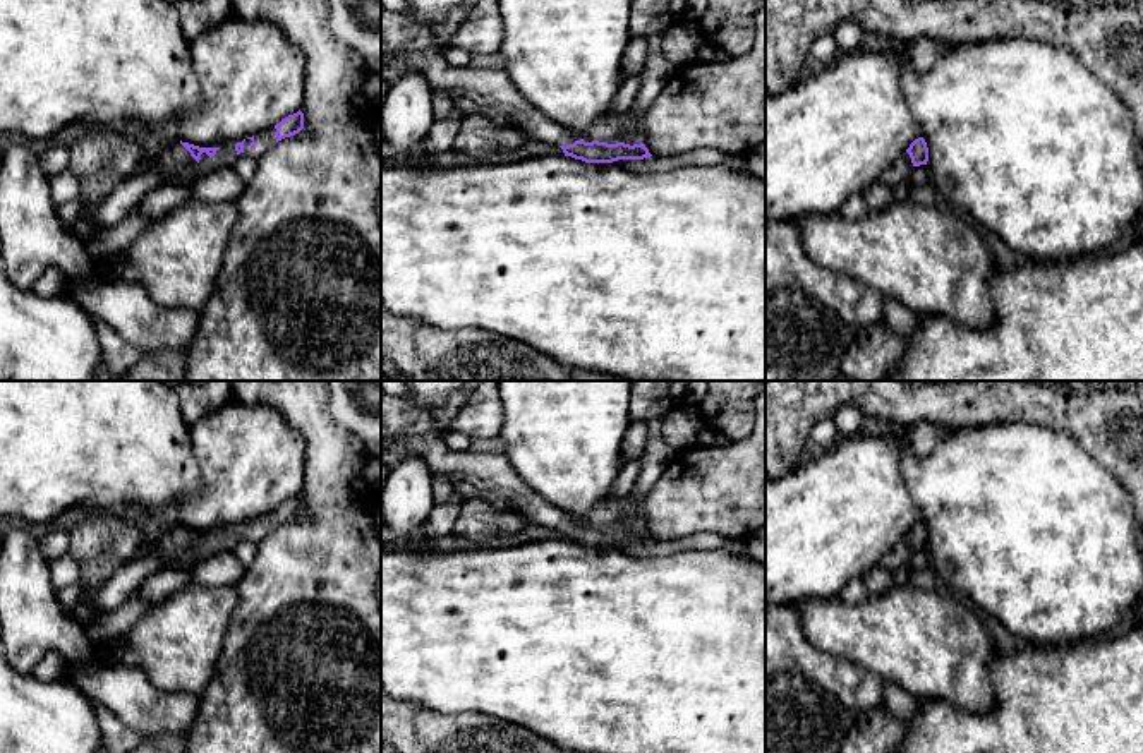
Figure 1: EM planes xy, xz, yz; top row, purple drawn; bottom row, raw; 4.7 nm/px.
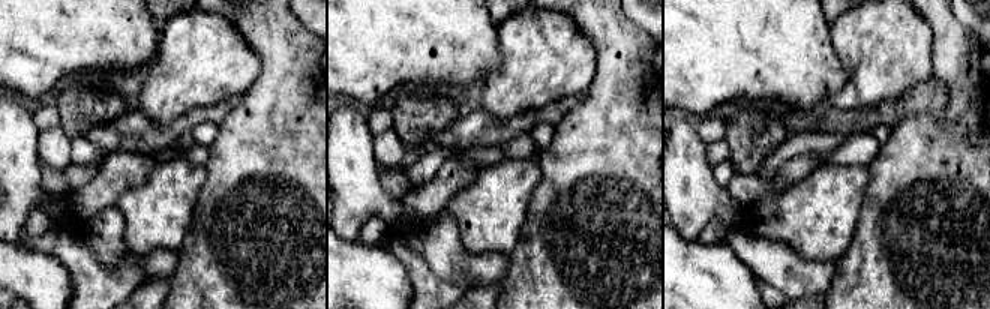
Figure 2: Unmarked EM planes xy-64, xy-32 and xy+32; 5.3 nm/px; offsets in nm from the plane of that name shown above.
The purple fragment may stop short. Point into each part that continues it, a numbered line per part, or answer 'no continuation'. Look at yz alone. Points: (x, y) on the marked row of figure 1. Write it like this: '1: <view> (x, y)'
1: yz (900, 170)

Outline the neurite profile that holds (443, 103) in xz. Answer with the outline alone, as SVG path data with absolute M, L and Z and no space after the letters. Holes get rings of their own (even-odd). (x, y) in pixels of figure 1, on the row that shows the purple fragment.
M432 91L432 113L436 120L450 117L453 106L455 101L448 91Z

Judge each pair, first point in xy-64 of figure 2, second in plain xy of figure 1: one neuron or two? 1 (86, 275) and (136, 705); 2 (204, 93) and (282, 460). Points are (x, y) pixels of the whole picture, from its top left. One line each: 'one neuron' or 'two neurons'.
1: two neurons
2: one neuron

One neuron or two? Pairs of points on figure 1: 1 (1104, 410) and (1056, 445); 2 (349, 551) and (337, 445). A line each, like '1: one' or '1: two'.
1: two
2: one

